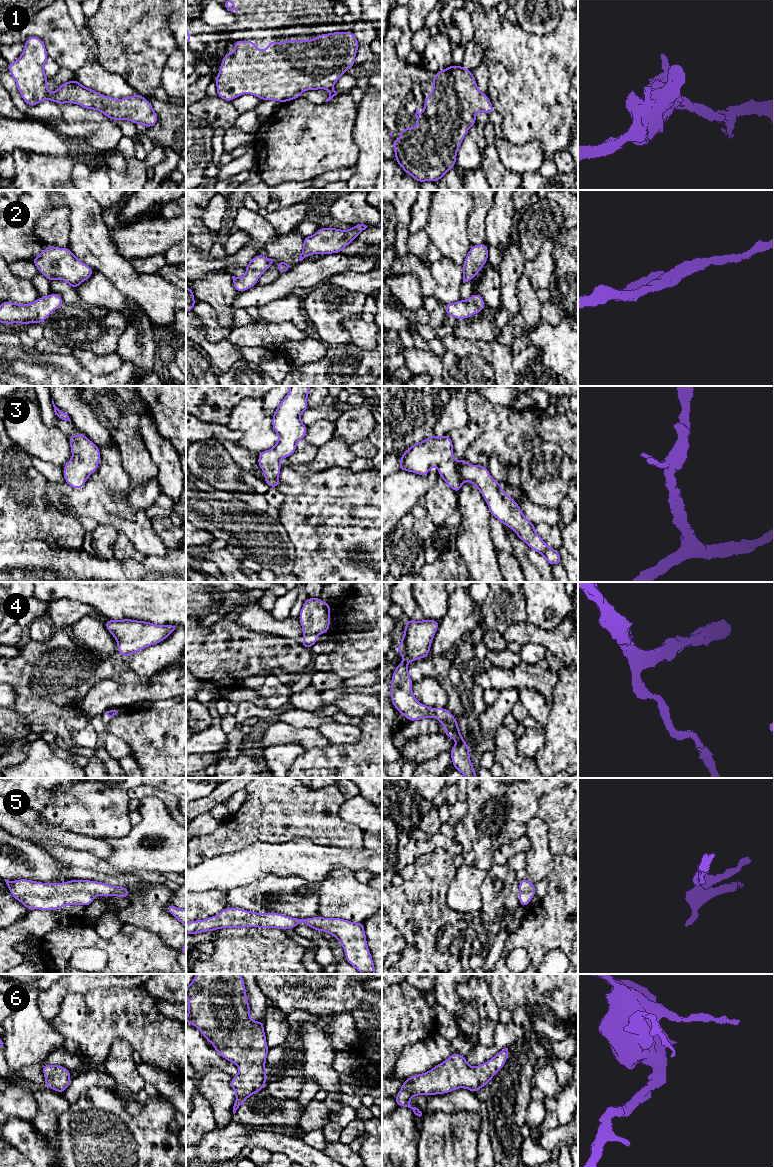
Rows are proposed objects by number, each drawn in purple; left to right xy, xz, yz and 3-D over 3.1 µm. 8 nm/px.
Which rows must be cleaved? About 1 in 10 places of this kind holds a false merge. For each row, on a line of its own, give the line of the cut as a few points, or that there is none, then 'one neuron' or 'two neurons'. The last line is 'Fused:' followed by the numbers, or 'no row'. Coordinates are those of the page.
1: cut none; one neuron
2: cut none; one neuron
3: cut none; one neuron
4: cut none; one neuron
5: cut none; one neuron
6: cut none; one neuron
Fused: no row

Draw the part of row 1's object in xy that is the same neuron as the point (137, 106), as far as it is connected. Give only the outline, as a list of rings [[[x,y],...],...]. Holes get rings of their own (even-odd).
[[[30,36],[24,43],[22,54],[15,62],[9,63],[8,70],[27,105],[36,106],[48,99],[57,104],[74,103],[102,112],[109,119],[129,120],[147,128],[157,123],[157,113],[148,100],[139,94],[115,99],[89,89],[75,79],[61,84],[57,91],[49,92],[48,77],[44,72],[49,56],[44,42],[37,36]]]

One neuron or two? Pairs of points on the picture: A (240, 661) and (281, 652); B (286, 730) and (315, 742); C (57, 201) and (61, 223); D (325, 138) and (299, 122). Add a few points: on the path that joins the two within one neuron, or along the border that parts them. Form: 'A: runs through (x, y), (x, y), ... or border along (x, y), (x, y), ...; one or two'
A: runs through (250, 653), (271, 652); one
B: runs through (293, 735), (308, 738); one
C: runs through (58, 206), (58, 218); one
D: runs through (319, 133), (305, 120); one

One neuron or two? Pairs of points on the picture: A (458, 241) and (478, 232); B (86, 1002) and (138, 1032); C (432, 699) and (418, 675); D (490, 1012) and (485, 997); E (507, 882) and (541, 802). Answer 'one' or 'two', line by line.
A: two
B: one
C: two
D: one
E: two

